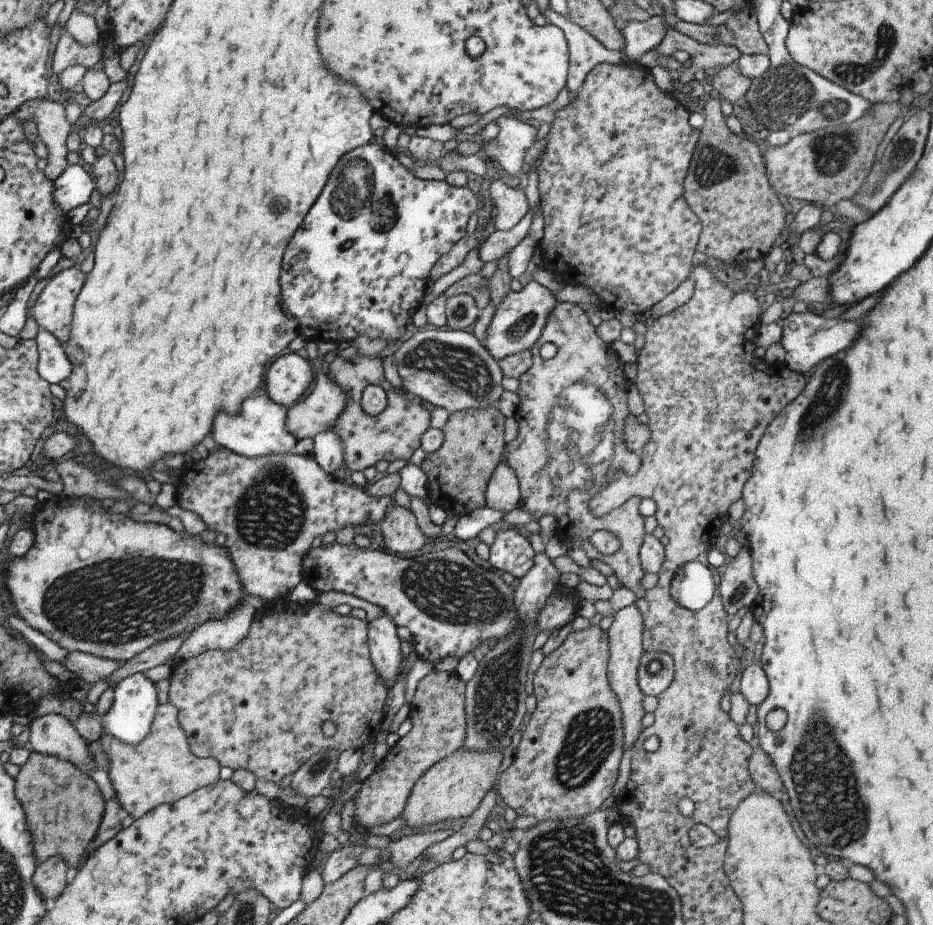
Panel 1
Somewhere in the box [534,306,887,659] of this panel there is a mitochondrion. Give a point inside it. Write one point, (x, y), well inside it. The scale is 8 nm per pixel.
(834, 394)

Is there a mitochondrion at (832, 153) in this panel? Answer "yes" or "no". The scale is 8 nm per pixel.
yes

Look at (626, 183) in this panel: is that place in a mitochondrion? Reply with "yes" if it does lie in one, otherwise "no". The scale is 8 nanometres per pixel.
no

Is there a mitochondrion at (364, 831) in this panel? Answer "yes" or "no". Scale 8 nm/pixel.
no

